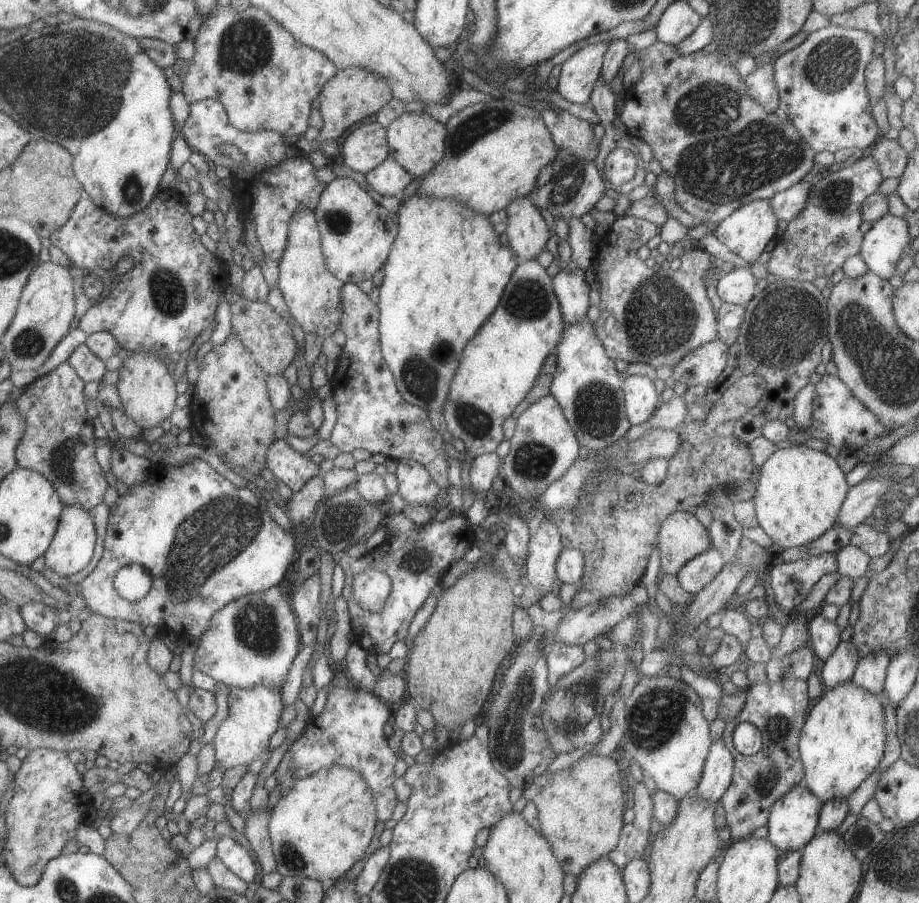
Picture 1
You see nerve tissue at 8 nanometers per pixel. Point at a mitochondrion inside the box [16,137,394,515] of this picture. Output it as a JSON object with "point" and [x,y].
{"point":[168,294]}

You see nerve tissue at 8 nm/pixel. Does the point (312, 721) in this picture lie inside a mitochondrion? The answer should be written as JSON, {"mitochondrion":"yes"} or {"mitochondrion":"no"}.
{"mitochondrion":"no"}

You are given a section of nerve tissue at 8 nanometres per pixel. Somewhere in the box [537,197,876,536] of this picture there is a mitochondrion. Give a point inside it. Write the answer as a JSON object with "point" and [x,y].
{"point":[661,316]}

